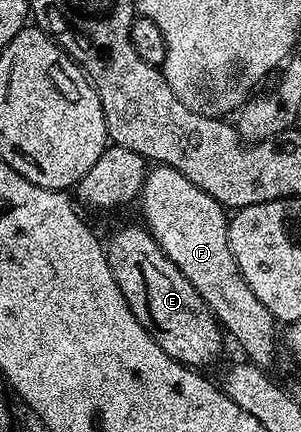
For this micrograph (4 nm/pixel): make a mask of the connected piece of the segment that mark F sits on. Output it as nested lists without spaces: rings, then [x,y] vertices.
[[[158,164],[146,171],[140,204],[144,227],[148,228],[155,242],[159,242],[163,254],[183,270],[183,278],[187,278],[203,302],[207,302],[218,325],[237,339],[238,346],[249,355],[246,357],[252,363],[269,366],[277,352],[277,344],[279,348],[279,324],[267,306],[255,298],[237,268],[235,254],[231,254],[230,217],[226,209],[211,198],[211,194],[199,190],[195,182],[179,174],[179,170],[166,164]]]

